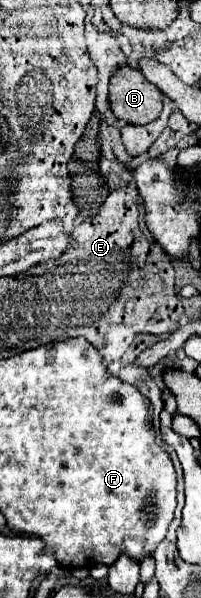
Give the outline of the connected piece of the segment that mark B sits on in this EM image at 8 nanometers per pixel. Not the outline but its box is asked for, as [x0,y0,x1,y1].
[109,65,163,125]

